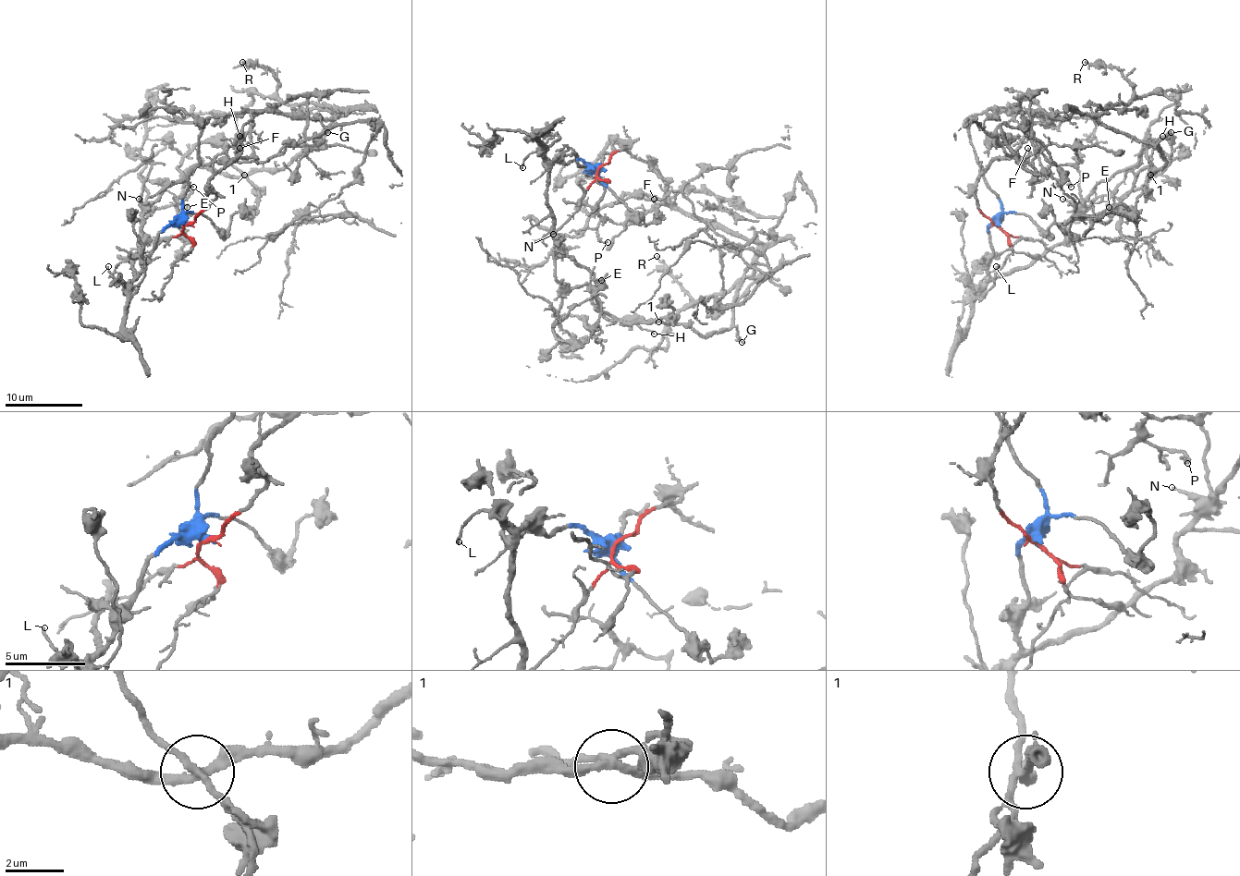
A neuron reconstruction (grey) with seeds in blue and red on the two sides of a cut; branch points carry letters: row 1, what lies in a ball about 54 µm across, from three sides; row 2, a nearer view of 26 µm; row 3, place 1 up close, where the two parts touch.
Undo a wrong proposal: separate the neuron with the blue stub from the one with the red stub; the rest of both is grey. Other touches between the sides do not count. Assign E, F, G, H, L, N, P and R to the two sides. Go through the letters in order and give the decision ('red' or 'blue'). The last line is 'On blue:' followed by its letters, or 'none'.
E: red
F: red
G: red
H: blue
L: blue
N: blue
P: red
R: red
On blue: H, L, N

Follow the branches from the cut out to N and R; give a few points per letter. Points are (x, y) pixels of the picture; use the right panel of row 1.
N: (996, 225), (988, 229), (992, 278), (1031, 266), (1064, 238), (1064, 221), (1074, 205), (1062, 198)
R: (996, 225), (982, 213), (975, 184), (1010, 155), (1037, 112), (1099, 114), (1133, 96), (1115, 67), (1084, 61)

